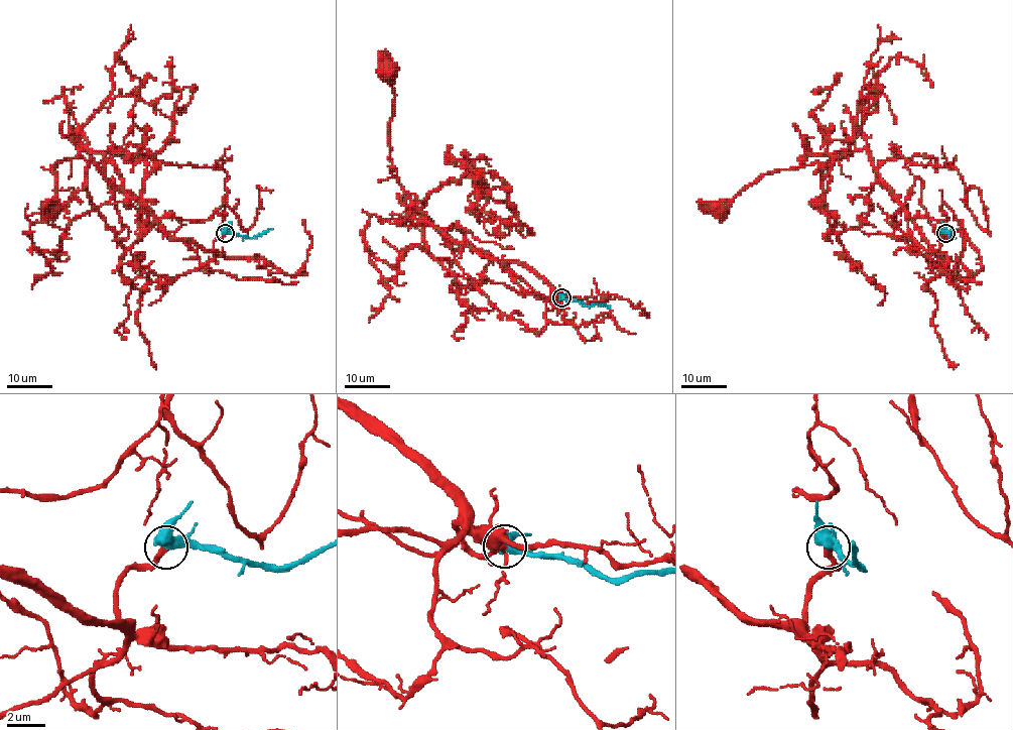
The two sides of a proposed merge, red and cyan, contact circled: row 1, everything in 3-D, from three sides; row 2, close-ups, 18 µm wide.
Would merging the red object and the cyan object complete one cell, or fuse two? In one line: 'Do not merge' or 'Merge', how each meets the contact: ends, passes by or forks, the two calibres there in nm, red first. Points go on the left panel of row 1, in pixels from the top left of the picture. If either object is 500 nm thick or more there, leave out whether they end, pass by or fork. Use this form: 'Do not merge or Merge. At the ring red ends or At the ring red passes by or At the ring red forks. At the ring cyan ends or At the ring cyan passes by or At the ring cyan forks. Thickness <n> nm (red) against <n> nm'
Merge. Thickness 320 nm (red) against 550 nm

